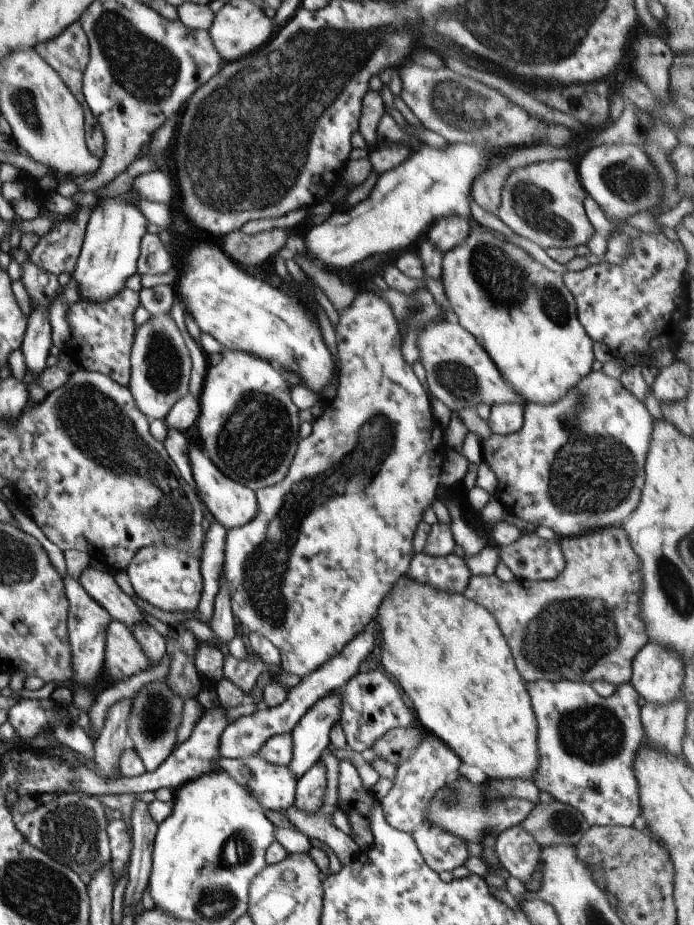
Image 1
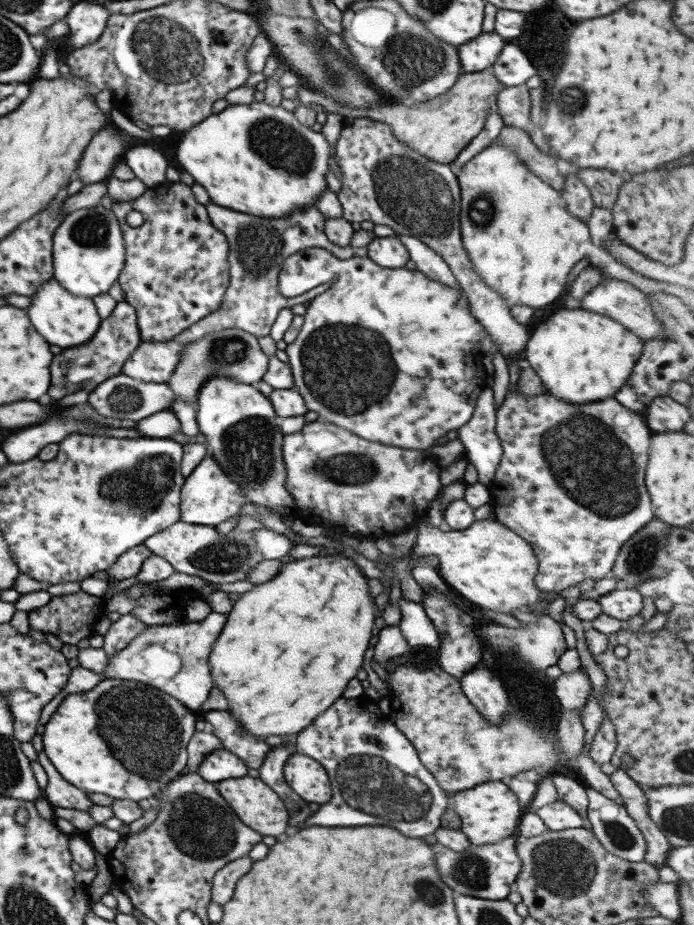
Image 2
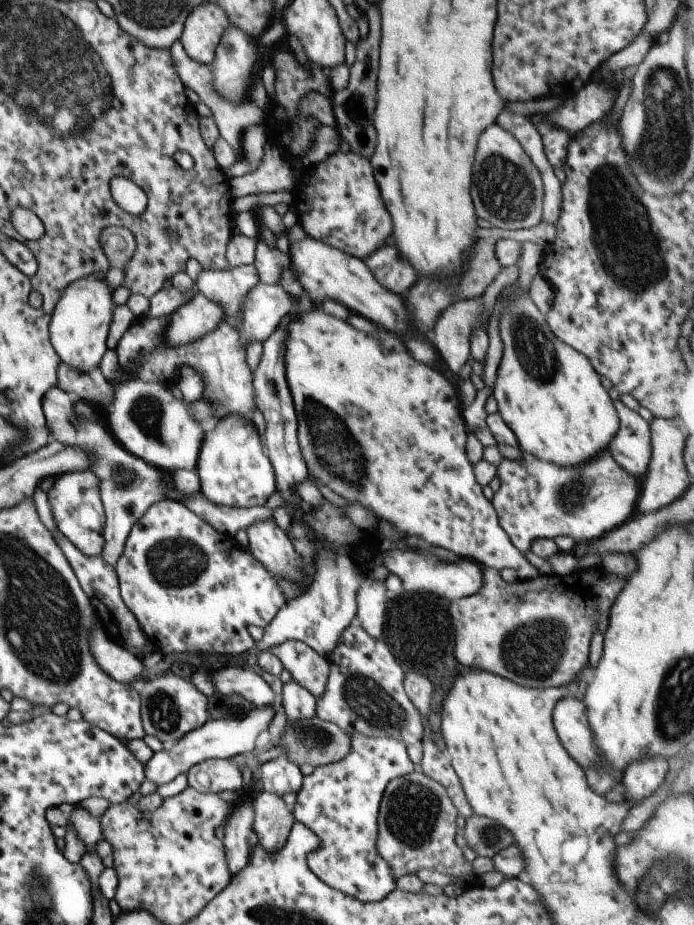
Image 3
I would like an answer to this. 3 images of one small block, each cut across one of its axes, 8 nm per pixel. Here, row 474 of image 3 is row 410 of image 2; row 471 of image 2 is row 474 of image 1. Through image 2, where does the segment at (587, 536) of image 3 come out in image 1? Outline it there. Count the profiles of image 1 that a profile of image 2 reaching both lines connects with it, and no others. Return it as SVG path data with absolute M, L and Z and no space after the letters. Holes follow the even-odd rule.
M599 366L582 378L564 398L550 406L528 403L523 408L524 422L518 432L494 434L482 439L482 453L498 477L495 496L509 514L535 527L552 528L557 539L616 527L626 520L640 502L645 482L645 460L652 434L652 416L624 384L606 375Z

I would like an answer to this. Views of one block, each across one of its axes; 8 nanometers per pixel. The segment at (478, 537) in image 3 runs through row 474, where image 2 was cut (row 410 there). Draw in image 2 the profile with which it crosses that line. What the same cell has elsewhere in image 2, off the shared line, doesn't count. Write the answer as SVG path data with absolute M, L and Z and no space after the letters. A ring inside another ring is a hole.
M322 248L305 249L290 255L282 265L278 277L278 288L282 296L300 296L303 292L324 287L318 296L306 309L303 316L304 324L299 332L298 338L286 347L289 356L289 365L292 369L294 389L296 389L305 400L307 410L318 412L319 420L328 421L342 428L348 428L354 434L363 439L379 442L385 445L405 448L429 450L438 439L444 439L450 430L461 430L472 418L476 401L480 393L488 387L487 373L484 369L485 353L483 352L483 338L489 336L482 323L472 316L471 306L467 294L460 289L446 286L441 282L432 280L423 272L416 269L384 268L376 264L370 257L359 257L354 255L346 260L337 259L332 253Z

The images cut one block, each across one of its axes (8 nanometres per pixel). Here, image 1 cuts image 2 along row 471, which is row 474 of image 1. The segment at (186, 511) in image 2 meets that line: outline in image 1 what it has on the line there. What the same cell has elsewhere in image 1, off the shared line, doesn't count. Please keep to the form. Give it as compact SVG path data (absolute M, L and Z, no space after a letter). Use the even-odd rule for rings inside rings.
M192 432L188 434L188 438L190 439L188 442L188 460L192 466L192 476L194 476L196 490L198 490L202 504L208 508L208 512L212 514L214 520L227 531L248 524L258 514L258 501L255 491L250 490L248 486L234 482L226 474L222 474L214 462L208 458Z

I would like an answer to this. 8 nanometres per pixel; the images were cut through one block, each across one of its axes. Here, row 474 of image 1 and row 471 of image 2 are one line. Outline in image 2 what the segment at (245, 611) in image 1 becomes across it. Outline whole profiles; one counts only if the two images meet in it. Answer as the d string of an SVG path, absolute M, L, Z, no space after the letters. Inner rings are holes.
M328 421L306 422L300 432L284 435L282 452L286 467L285 487L295 500L295 517L312 525L346 528L356 536L395 534L413 527L425 517L431 500L442 488L439 477L441 466L429 451L372 442Z

